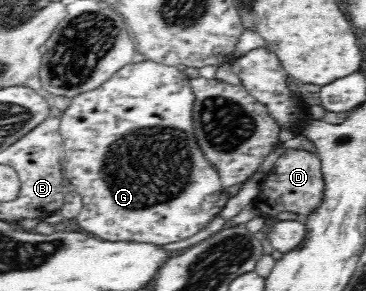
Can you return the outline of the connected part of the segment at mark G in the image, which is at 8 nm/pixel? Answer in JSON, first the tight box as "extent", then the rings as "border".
{"extent":[59,60,231,246],"border":[[[151,60],[127,64],[113,73],[96,89],[71,97],[69,106],[62,110],[59,134],[62,136],[62,143],[66,152],[62,163],[65,181],[75,186],[74,190],[81,195],[83,200],[83,208],[76,216],[76,220],[83,230],[86,230],[91,236],[99,236],[99,238],[109,242],[141,242],[161,246],[169,244],[169,242],[181,242],[181,240],[187,240],[187,238],[199,234],[217,216],[220,216],[221,210],[224,209],[231,196],[221,184],[221,177],[217,169],[205,158],[205,154],[201,152],[201,148],[195,140],[195,134],[193,134],[194,122],[191,122],[194,100],[194,92],[184,72],[179,72],[176,67],[166,66]]]}

